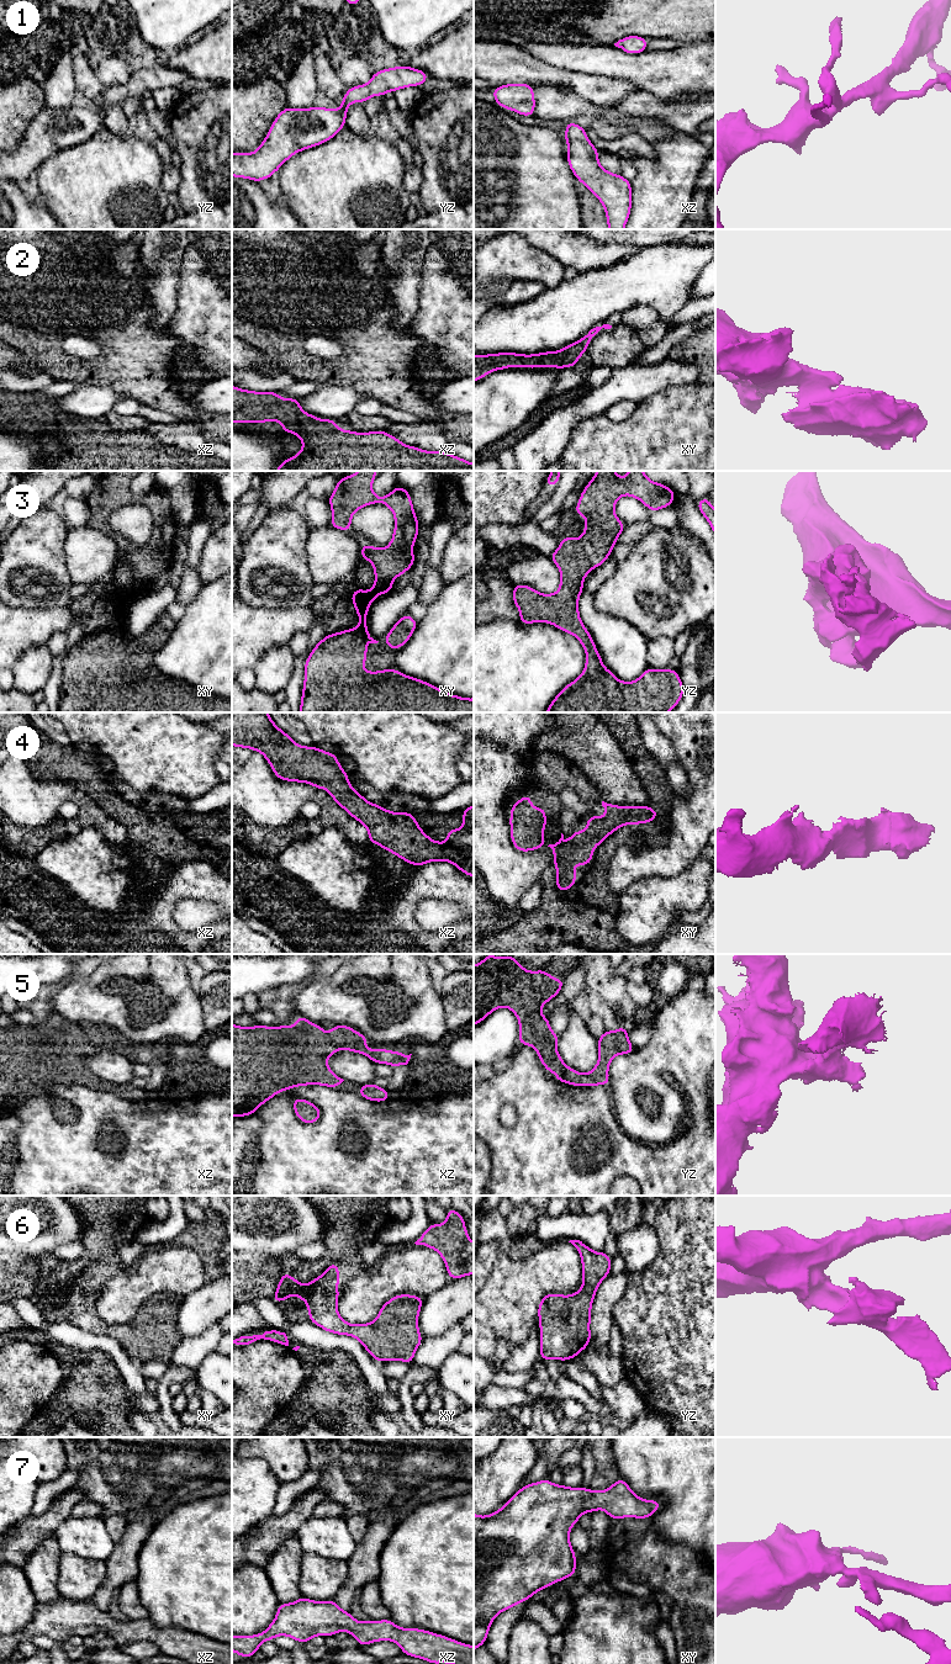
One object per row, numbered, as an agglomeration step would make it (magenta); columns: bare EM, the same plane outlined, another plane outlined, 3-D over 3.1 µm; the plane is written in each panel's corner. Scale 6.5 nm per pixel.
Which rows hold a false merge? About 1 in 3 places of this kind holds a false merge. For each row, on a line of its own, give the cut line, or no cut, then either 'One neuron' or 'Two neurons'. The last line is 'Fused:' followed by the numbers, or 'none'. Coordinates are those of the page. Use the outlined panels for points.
1: No split. One neuron
2: No split. One neuron
3: No split. One neuron
4: No split. One neuron
5: No split. One neuron
6: No split. One neuron
7: No split. One neuron
Fused: none

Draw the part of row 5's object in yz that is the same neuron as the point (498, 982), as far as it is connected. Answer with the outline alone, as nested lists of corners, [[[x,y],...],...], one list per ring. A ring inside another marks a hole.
[[[488,954],[479,964],[474,965],[474,1026],[477,1026],[495,1009],[500,1007],[509,1008],[518,1018],[521,1045],[530,1045],[537,1053],[541,1065],[546,1071],[556,1074],[558,1082],[565,1082],[571,1086],[608,1086],[609,1074],[608,1067],[615,1055],[633,1054],[635,1048],[629,1042],[628,1029],[620,1026],[617,1030],[604,1030],[597,1039],[598,1062],[588,1074],[580,1074],[572,1067],[564,1064],[564,1060],[558,1053],[559,1034],[555,1034],[549,1023],[549,1017],[540,1014],[540,1008],[554,998],[562,989],[565,979],[555,979],[548,971],[540,969],[538,971],[525,970],[519,961],[511,954],[507,958],[498,958]]]

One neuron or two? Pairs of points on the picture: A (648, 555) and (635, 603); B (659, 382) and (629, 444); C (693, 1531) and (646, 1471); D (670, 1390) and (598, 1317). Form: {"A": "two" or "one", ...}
{"A": "one", "B": "two", "C": "one", "D": "two"}

